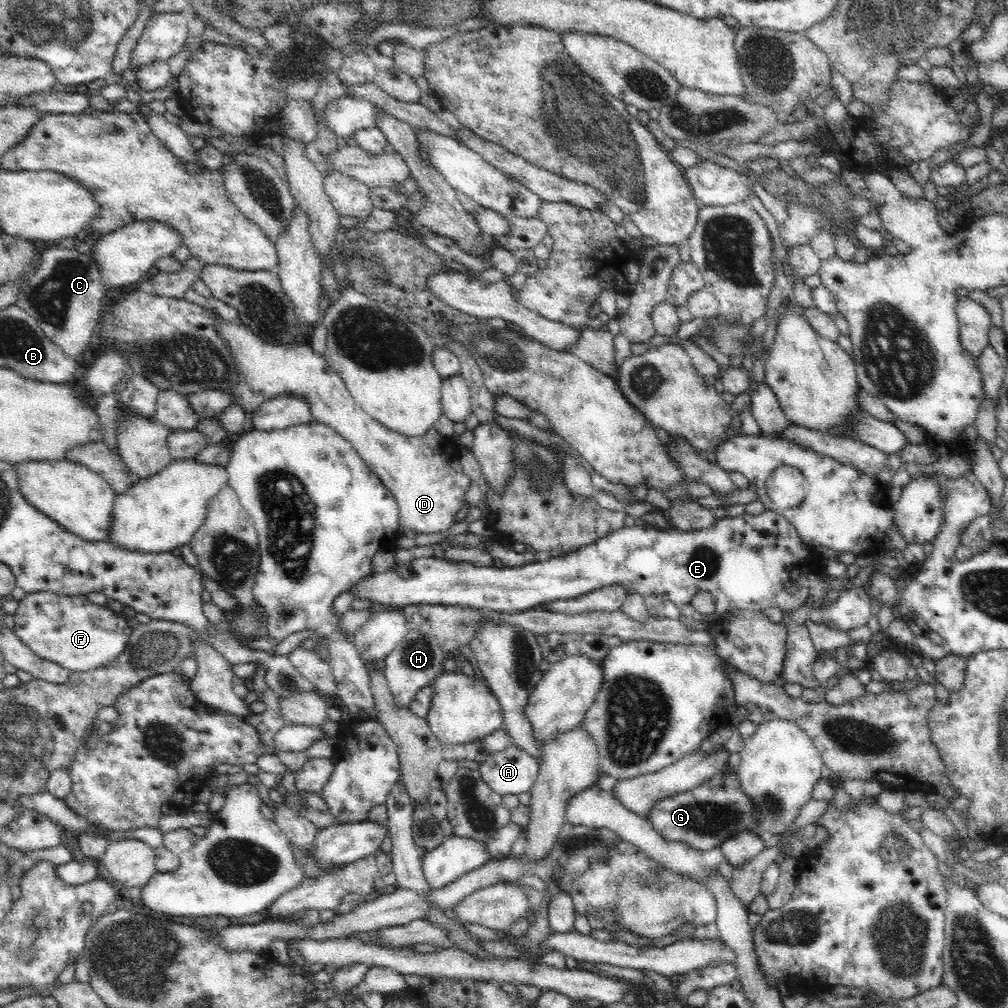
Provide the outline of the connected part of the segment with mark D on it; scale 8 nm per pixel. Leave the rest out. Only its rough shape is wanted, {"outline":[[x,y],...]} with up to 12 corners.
{"outline":[[215,328],[247,412],[303,396],[393,492],[399,526],[448,530],[470,479],[432,427],[406,437],[366,414],[306,342]]}

